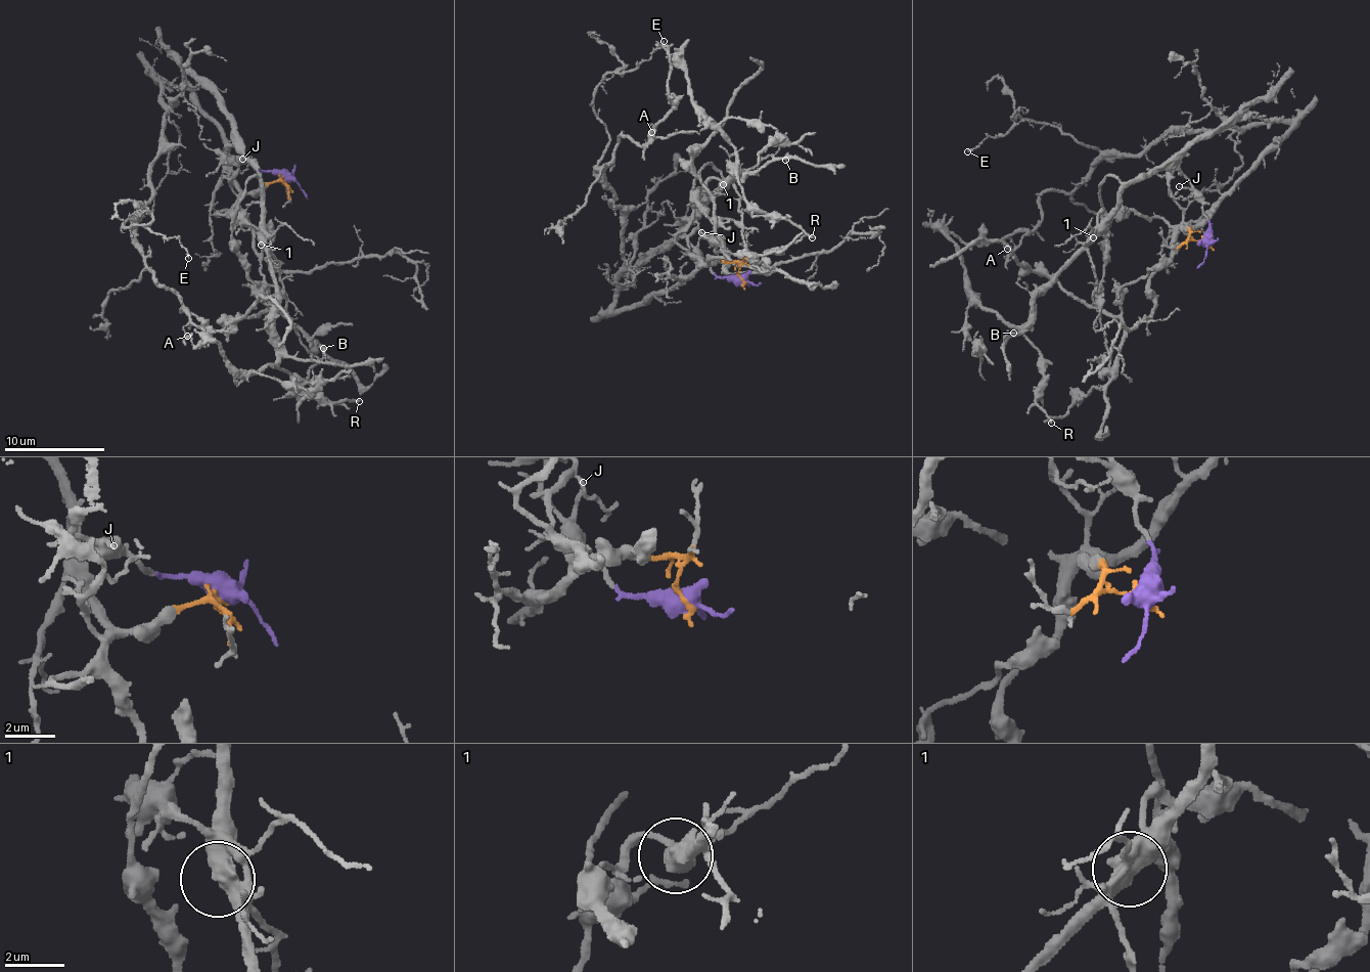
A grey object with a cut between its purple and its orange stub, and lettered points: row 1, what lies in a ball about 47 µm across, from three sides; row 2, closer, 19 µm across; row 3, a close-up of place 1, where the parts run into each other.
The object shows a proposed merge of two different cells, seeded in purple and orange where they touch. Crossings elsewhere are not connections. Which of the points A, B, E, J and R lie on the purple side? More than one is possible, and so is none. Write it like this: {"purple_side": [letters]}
{"purple_side": ["B", "J", "R"]}

